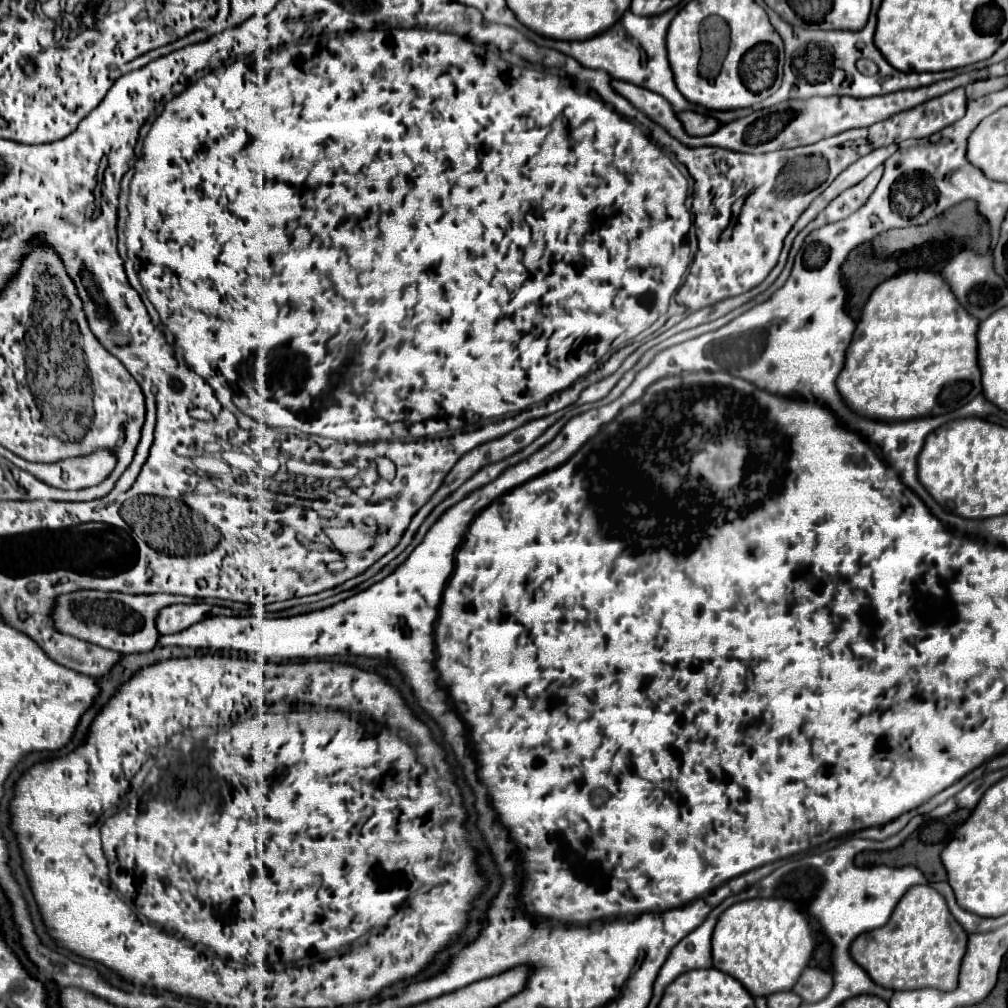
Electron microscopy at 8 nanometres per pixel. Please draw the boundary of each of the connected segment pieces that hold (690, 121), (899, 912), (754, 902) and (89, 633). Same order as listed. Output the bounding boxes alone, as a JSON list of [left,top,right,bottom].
[[678,112,720,136],[850,884,968,992],[712,898,814,996],[54,590,176,654]]

